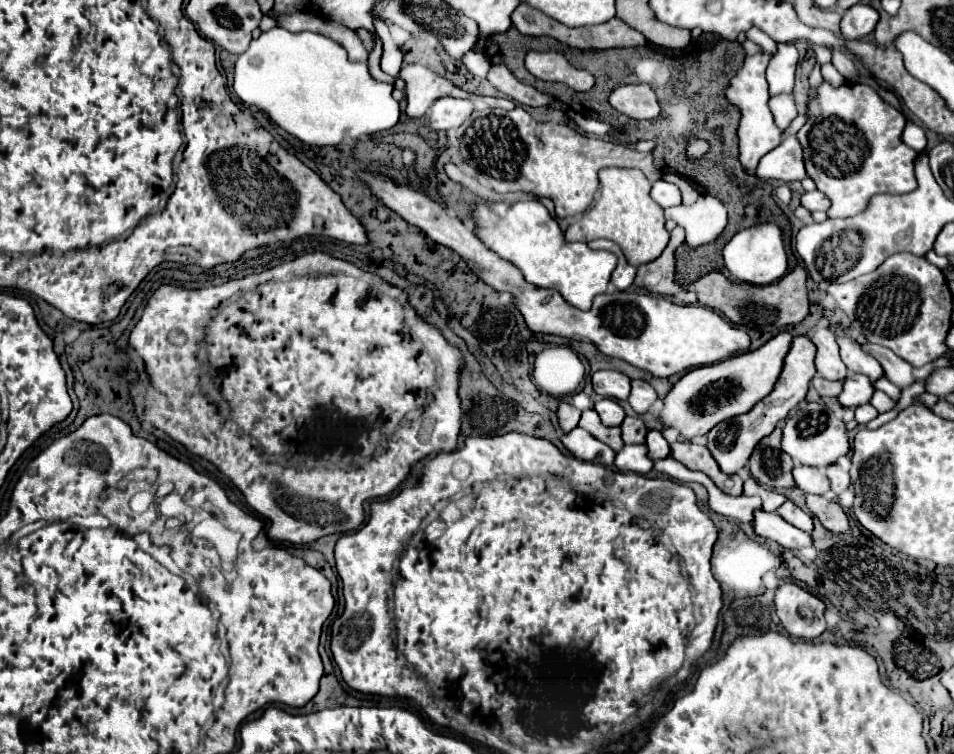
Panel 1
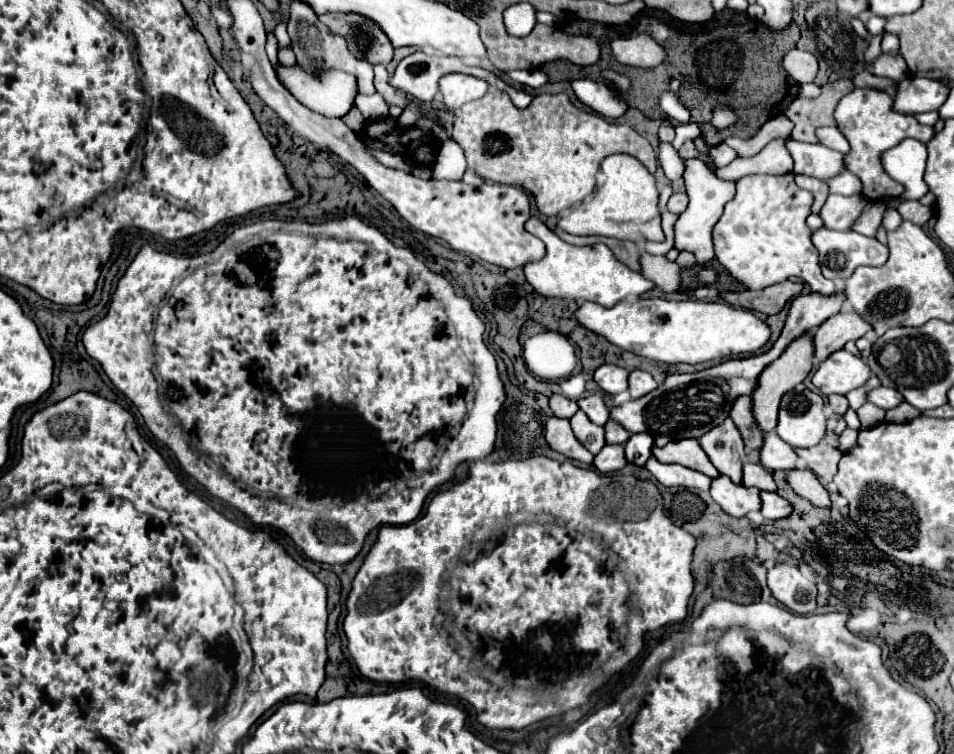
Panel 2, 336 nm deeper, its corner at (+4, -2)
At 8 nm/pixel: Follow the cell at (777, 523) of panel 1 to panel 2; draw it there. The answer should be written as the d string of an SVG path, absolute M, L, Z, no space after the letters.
M718 476L712 480L710 494L720 504L720 508L734 518L744 518L750 512L760 512L760 490L734 484L728 480L728 476Z

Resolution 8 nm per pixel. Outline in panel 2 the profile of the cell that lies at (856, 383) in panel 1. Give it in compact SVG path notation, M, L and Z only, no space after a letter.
M878 386L878 388L870 390L866 394L866 398L868 398L868 402L872 402L874 406L884 408L884 410L894 408L900 402L904 402L904 398L900 396L900 392L896 392L896 388L886 388L886 386Z

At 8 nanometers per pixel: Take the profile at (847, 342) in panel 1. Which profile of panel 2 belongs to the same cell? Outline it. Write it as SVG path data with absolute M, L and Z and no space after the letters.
M782 174L782 176L744 176L736 182L736 198L730 200L724 208L722 218L718 220L716 228L712 230L714 250L718 262L740 282L744 282L750 290L760 290L766 286L772 286L776 282L788 280L790 276L802 278L812 292L822 296L834 296L838 290L832 280L824 278L820 272L816 248L812 246L810 234L812 230L806 226L806 216L810 214L812 206L812 194L806 190L800 190L794 184L794 174Z

